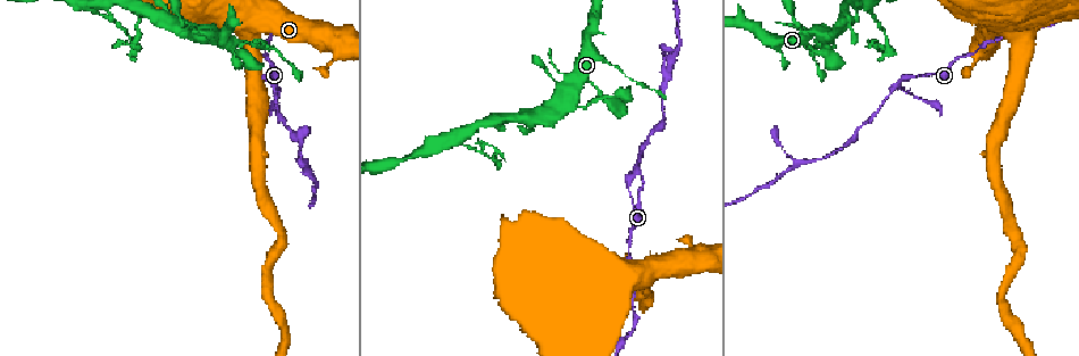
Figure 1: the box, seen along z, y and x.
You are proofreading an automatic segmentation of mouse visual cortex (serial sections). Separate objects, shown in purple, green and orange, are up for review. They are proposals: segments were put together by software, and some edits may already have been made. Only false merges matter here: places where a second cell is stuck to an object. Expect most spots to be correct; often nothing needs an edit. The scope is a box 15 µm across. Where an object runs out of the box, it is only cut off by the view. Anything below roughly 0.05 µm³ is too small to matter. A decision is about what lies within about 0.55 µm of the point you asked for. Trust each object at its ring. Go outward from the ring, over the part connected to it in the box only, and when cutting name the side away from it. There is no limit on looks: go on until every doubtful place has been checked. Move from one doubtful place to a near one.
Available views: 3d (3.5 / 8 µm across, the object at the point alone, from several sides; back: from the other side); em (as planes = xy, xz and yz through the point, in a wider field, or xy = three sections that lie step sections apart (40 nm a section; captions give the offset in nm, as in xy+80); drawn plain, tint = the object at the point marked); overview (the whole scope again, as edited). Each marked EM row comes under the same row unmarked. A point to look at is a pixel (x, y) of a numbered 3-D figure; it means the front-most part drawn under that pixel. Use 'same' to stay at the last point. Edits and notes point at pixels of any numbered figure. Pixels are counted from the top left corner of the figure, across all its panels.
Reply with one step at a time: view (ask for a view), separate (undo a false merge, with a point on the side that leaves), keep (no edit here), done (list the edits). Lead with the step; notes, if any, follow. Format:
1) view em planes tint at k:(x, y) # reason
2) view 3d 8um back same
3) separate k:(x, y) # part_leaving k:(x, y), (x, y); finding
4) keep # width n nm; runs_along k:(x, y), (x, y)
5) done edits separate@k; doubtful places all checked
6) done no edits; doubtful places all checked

view 3d 8um at 1:(899, 83) # a fork

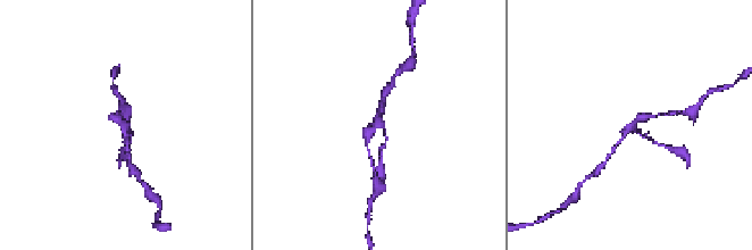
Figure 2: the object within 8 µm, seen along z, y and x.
view em xy step 1 tint at 2:(123, 128) # arms 3; arm_widths 100, 150, 200 nm

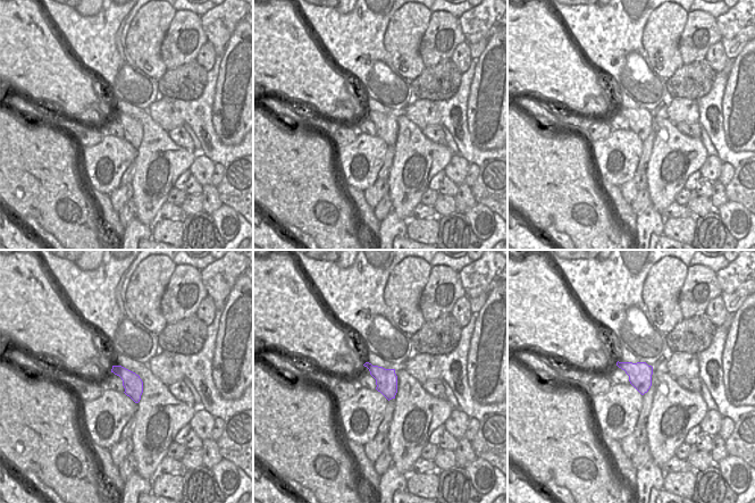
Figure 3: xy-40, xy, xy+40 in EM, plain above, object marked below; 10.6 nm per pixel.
keep # runs_along 2:(657, 115), (638, 118), (611, 153); one cell here

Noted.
view 3d 3.5um at 1:(460, 144) # three arms meet

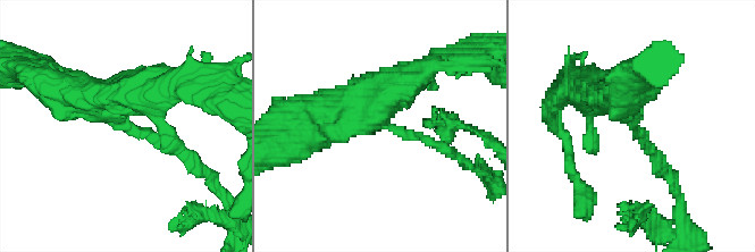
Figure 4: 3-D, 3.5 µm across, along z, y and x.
view em xy step 5 tint at 4:(628, 119) # arms 3; arm_widths 150, 500, 500 nm

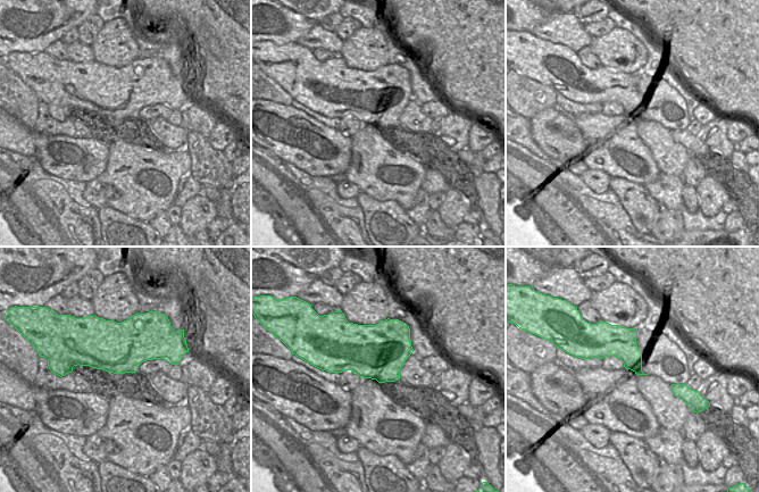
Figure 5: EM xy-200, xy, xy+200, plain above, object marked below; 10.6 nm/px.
view em planes tint same

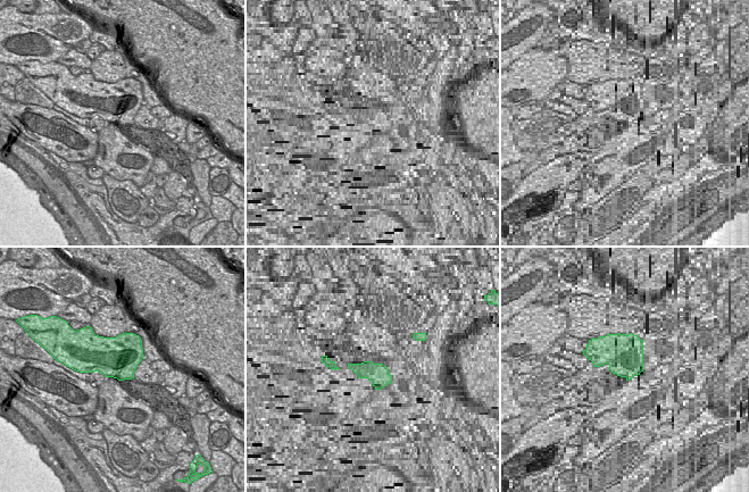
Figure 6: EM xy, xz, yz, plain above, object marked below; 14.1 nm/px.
keep # width 600 nm; runs_along 4:(586, 91), (619, 94), (653, 153); all the same cell

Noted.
view 3d 3.5um at 1:(887, 50) # abrupt turn

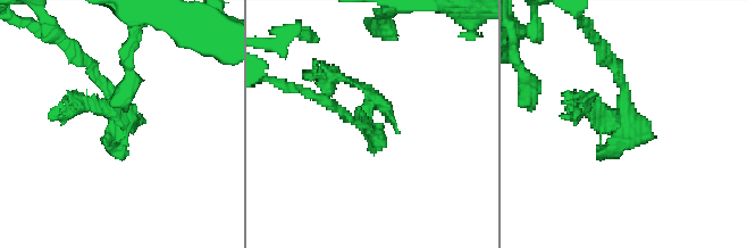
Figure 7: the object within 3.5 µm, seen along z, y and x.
view em xy step 3 tint at 7:(130, 131) # now the EM

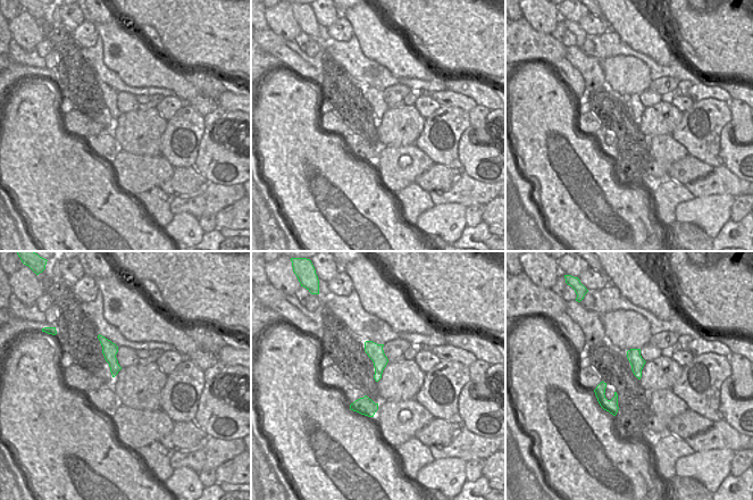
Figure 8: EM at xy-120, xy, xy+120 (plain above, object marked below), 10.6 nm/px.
view em xy step 5 tint same # another direction

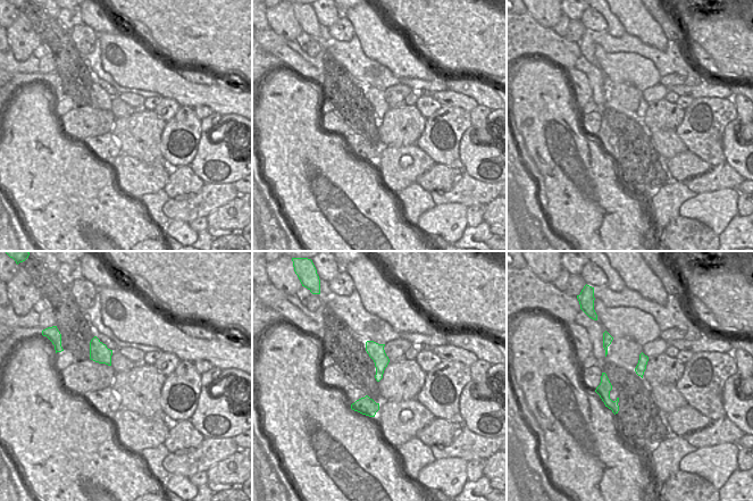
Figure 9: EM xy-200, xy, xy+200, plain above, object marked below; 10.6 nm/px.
keep # width 150 nm; runs_along 7:(618, 74), (629, 130), (577, 105); one cell here

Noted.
done no edits; doubtful places all checked

